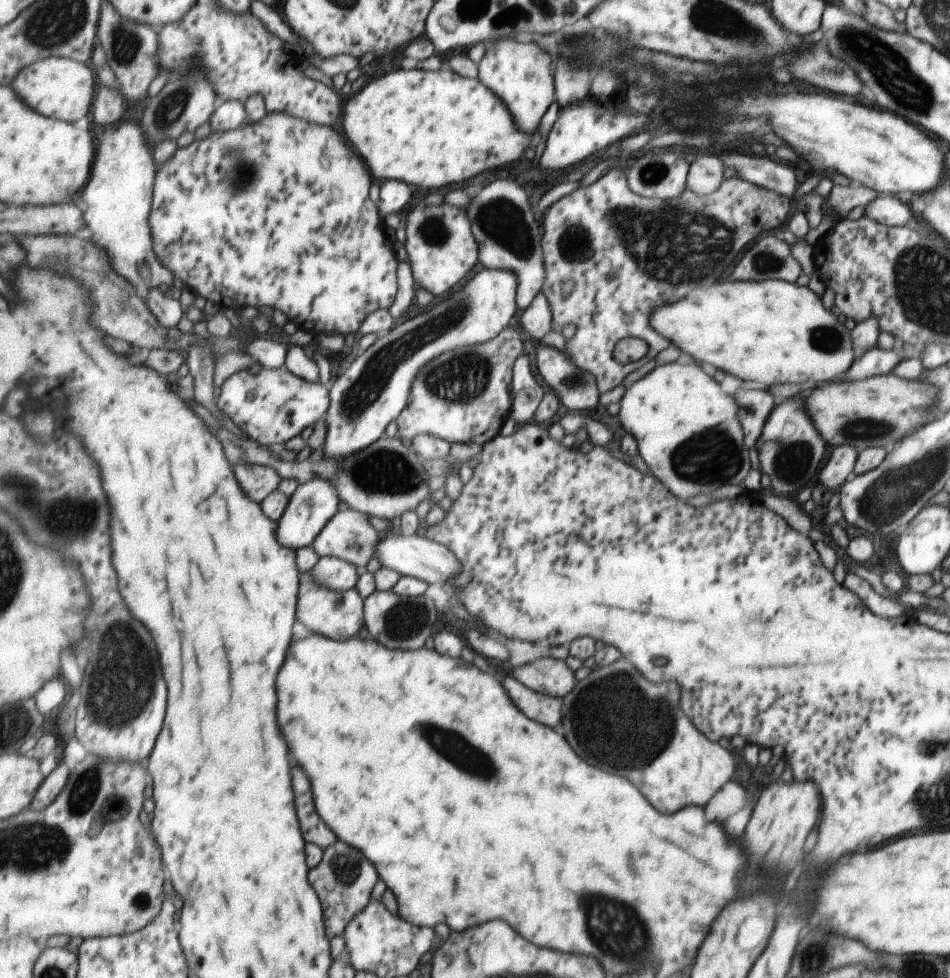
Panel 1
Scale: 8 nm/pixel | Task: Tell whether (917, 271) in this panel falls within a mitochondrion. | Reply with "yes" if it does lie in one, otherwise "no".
yes

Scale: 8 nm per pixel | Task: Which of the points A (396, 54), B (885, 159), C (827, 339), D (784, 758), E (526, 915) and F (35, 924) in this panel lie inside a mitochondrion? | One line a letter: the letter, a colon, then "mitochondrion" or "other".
A: other
B: other
C: mitochondrion
D: other
E: other
F: other

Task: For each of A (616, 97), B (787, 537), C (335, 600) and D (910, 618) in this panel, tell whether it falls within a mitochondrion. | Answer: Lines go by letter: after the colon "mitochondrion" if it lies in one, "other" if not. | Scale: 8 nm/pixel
A: other
B: other
C: mitochondrion
D: other

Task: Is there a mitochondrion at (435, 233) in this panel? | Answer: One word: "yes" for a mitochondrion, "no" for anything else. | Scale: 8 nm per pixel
yes

